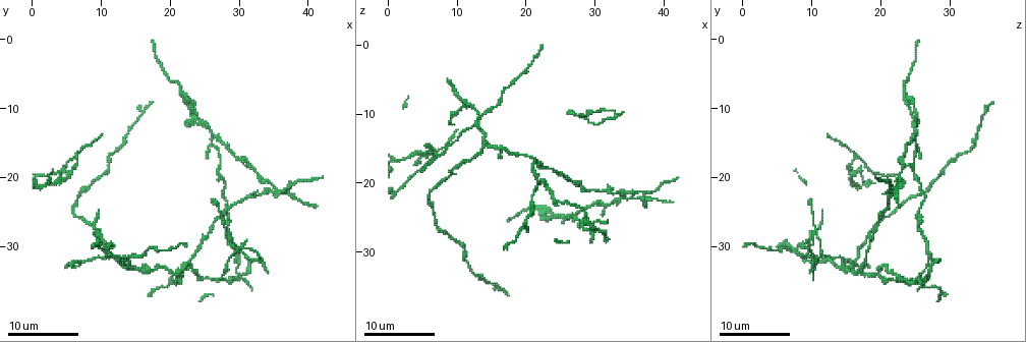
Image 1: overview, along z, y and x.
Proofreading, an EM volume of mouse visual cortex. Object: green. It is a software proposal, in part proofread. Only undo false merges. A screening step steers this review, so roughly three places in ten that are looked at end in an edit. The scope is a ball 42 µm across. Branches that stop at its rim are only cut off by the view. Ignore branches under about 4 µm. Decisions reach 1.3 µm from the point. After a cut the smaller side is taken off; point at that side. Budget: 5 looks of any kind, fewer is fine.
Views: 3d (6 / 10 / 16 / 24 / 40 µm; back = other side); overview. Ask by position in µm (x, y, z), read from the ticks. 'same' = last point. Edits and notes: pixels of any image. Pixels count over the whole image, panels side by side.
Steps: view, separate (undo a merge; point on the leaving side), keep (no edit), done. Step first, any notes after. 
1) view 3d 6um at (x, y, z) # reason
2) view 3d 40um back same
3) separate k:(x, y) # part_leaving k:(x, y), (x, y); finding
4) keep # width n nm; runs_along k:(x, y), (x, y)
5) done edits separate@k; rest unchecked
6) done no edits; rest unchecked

view 3d 6um at (37.5, 21.5, 21.5)

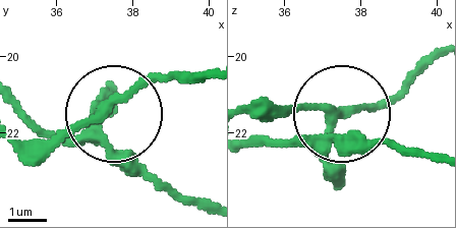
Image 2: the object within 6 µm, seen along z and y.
separate 2:(135, 174) # part_leaving 2:(91, 138), (46, 134), (16, 109); two neurons meet here

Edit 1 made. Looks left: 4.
view 3d 16um at (21.0, 34.0, 17.0) # three-way junction

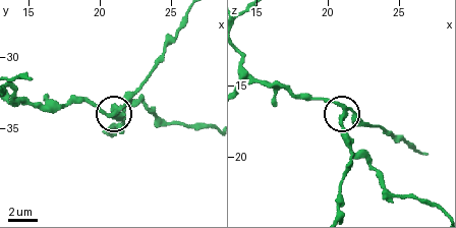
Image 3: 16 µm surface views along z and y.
keep # side_arm 21 um; runs_along 3:(391, 134), (376, 126), (358, 125), (344, 114), (347, 148); continuous, no second neuron

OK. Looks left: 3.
view overview # see it whole again

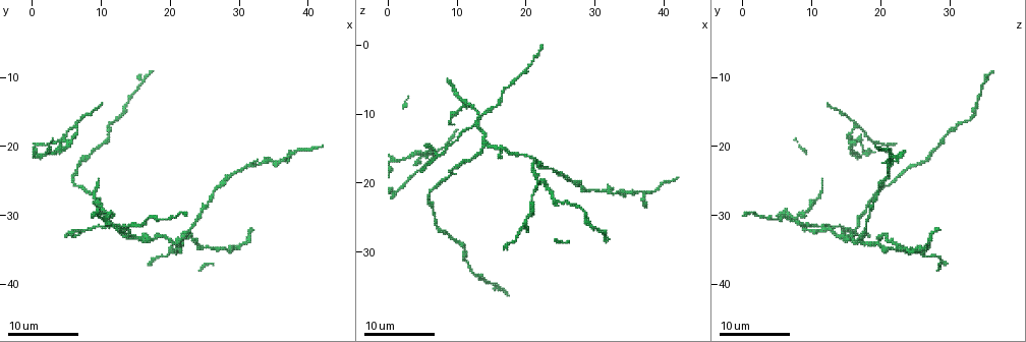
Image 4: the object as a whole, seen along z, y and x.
view 3d 16um at (7.0, 17.5, 16.0) # three arms meet

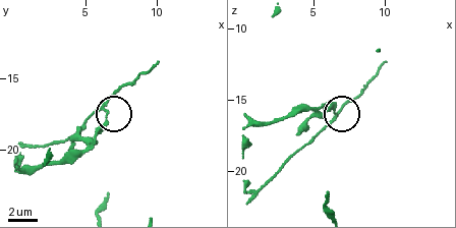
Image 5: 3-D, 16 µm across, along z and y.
separate 5:(111, 95) # width 150 nm; part_leaving 5:(327, 124), (248, 202); two neurons meet here

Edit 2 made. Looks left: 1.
done edits separate@2, separate@5; rest unchecked

